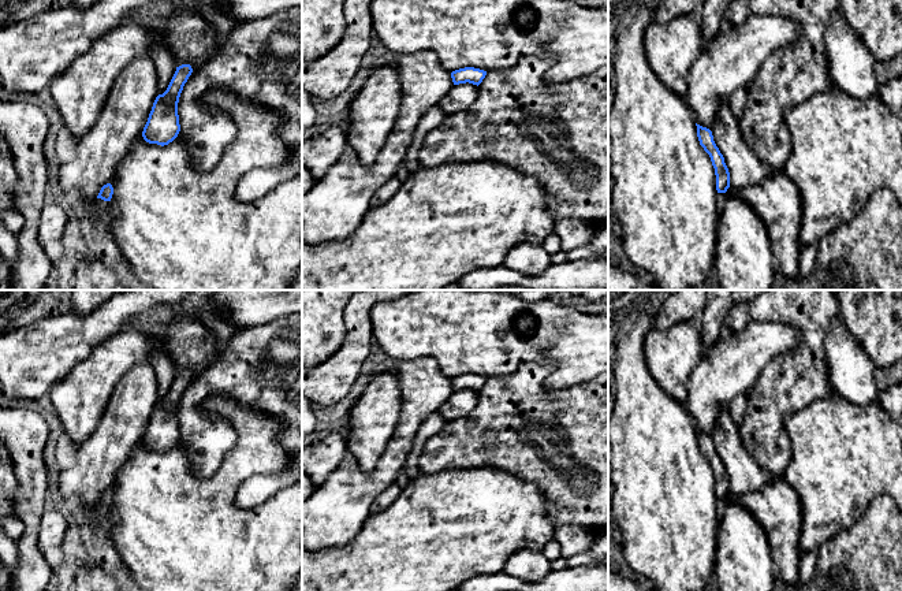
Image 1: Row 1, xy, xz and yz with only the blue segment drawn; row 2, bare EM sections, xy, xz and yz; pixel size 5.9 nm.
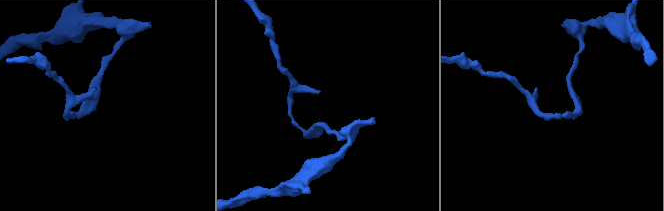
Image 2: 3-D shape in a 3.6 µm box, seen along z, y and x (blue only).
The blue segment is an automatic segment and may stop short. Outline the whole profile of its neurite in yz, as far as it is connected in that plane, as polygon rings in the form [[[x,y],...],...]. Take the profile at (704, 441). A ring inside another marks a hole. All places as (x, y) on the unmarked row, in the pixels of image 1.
[[[697,430],[696,432],[697,432],[697,443],[698,443],[700,451],[709,461],[712,472],[715,475],[716,497],[718,499],[726,499],[727,495],[730,494],[730,479],[724,469],[724,464],[713,447],[712,438]]]

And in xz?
[[[465,373],[451,379],[454,391],[469,389],[478,393],[485,382],[487,378],[474,373]]]

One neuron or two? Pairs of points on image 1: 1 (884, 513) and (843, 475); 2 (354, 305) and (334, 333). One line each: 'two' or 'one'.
1: two
2: two

